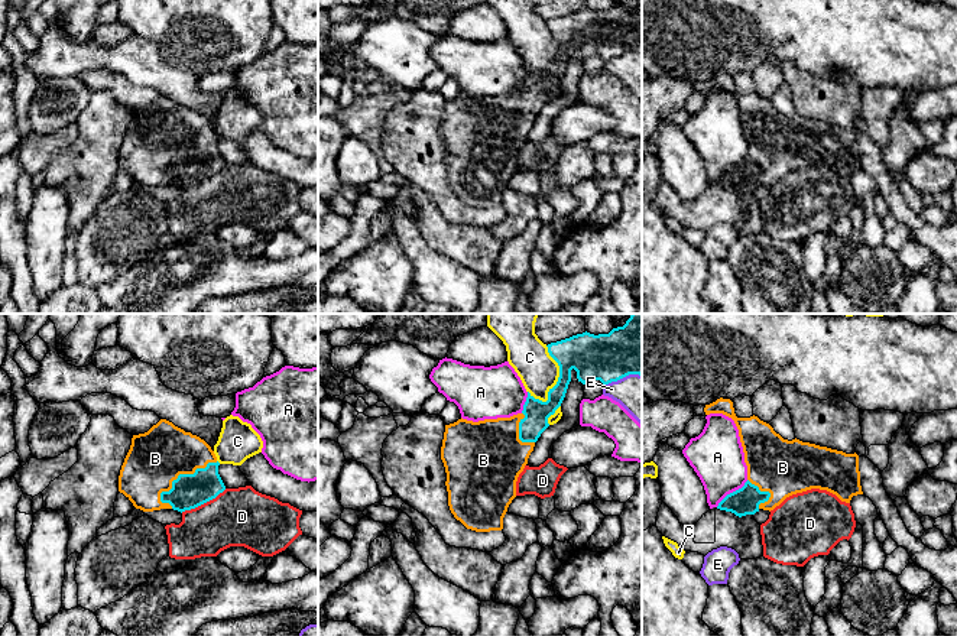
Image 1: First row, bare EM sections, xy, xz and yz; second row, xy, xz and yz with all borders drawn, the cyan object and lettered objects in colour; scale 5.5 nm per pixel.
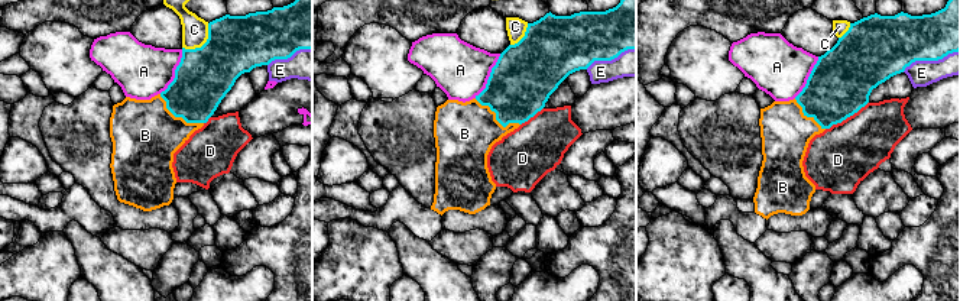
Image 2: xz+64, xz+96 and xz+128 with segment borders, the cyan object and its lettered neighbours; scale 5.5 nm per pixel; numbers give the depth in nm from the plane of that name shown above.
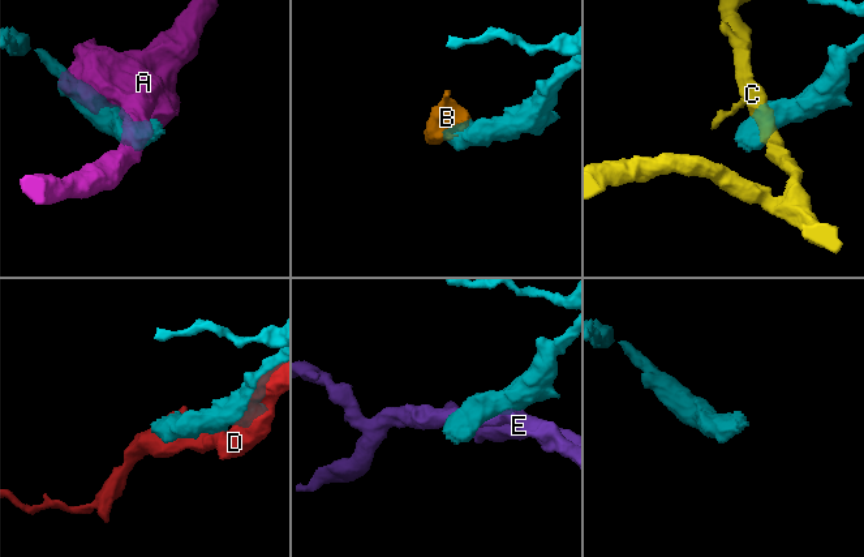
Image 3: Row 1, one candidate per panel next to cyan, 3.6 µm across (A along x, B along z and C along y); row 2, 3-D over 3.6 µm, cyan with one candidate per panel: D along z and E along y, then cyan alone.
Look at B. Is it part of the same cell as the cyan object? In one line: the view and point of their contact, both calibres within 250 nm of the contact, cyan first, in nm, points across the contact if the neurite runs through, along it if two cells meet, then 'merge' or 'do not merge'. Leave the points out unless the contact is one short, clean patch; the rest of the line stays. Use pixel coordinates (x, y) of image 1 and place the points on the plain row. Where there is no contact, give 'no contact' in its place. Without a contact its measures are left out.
xy (182, 151) | 190/300 nm | across xy (188, 168), (182, 151), (164, 143), (155, 135) | merge

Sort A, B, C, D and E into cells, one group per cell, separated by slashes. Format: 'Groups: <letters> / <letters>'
Groups: A / B / C / D / E

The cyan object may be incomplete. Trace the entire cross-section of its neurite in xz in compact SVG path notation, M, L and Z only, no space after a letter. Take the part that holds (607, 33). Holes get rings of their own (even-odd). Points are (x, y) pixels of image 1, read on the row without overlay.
M625 0L609 10L583 9L546 22L549 32L559 42L557 61L549 65L548 77L535 75L529 68L523 87L510 94L484 95L478 98L458 95L445 101L441 136L447 149L448 182L457 197L467 205L490 208L503 205L503 194L516 173L516 158L528 140L535 119L549 103L548 94L561 82L571 46L583 61L600 56L603 61L617 58L629 51L642 52L642 0Z

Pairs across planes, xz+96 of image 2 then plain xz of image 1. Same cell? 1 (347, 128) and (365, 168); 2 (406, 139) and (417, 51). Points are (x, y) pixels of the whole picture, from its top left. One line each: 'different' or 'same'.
1: different
2: different

